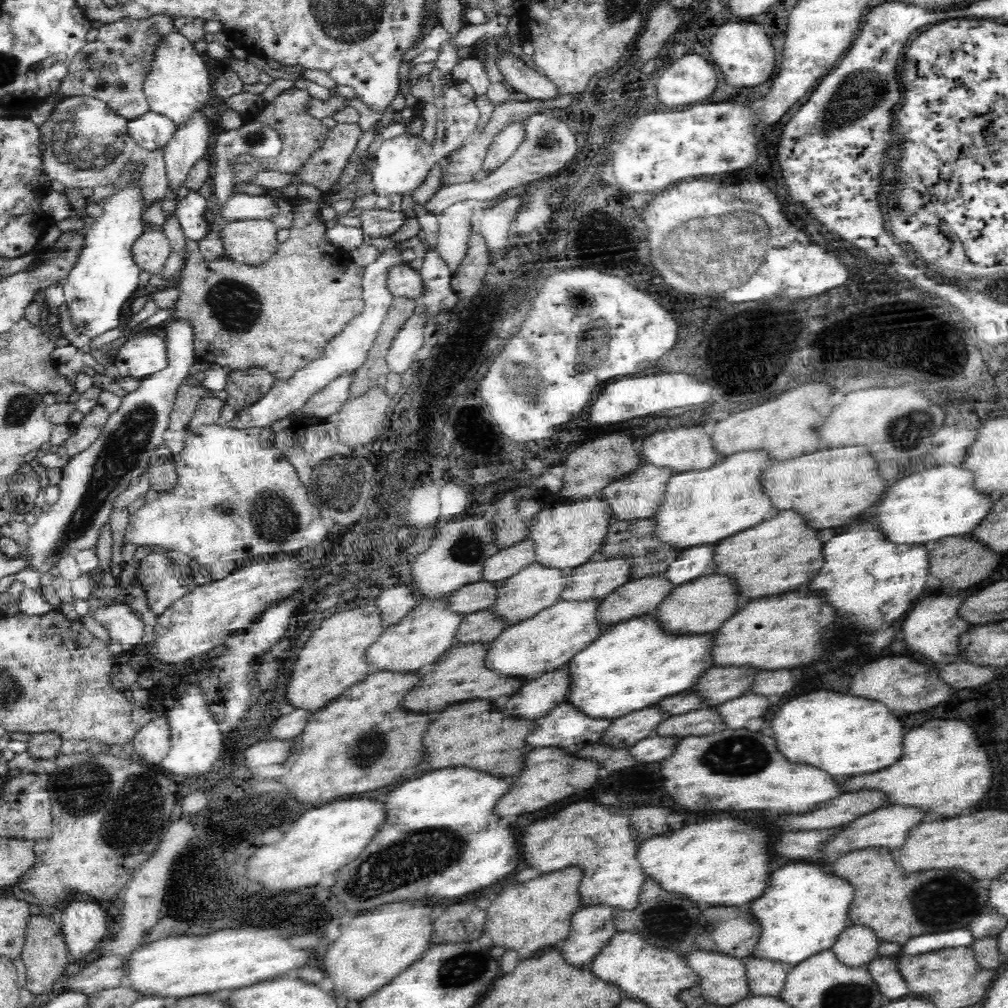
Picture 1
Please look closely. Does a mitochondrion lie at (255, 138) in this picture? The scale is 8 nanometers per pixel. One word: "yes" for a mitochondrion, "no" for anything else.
yes

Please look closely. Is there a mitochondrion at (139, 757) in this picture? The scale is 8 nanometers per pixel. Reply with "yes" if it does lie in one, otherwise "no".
no

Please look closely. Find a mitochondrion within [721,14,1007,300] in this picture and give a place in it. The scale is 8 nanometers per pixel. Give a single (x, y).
(872, 90)

